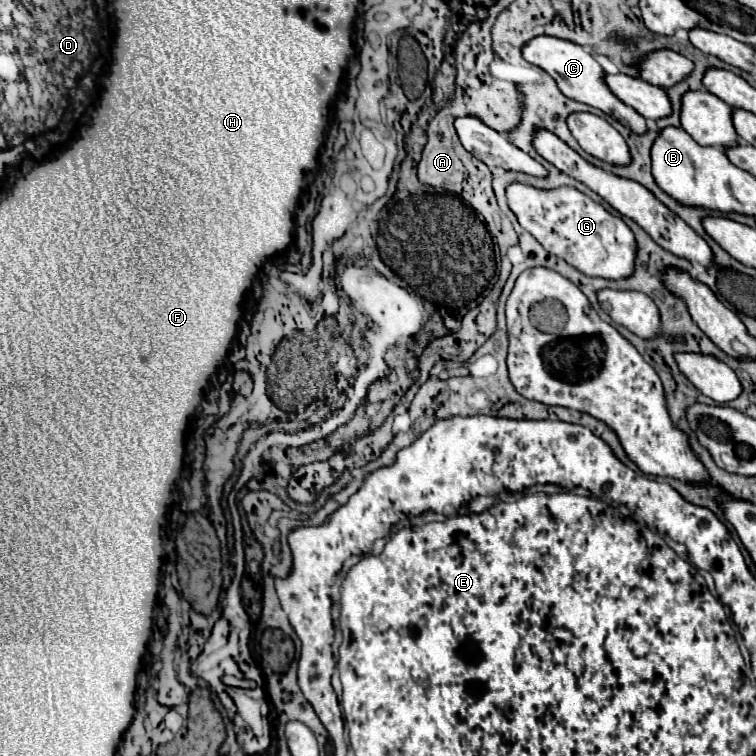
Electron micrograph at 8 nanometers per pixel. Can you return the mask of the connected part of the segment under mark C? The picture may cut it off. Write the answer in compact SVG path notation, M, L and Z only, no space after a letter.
M540 35L540 37L532 37L528 43L524 43L522 47L522 57L544 69L558 85L558 89L568 97L568 99L574 99L574 101L580 101L580 103L586 103L590 107L596 107L600 111L604 111L606 115L614 117L616 121L620 121L622 125L630 127L634 133L644 133L646 131L646 119L642 115L638 115L632 107L624 105L616 95L612 95L612 91L608 91L606 83L604 83L604 71L600 67L600 63L594 59L592 51L578 45L578 43L572 43L572 41L566 41L566 39L558 39L558 37L550 37L550 35Z

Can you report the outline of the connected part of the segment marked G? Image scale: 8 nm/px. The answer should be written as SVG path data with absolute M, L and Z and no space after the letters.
M512 181L506 187L506 197L518 223L534 235L548 253L562 257L578 271L604 279L624 279L634 273L636 241L630 227L582 191L574 187L536 189L532 185Z

